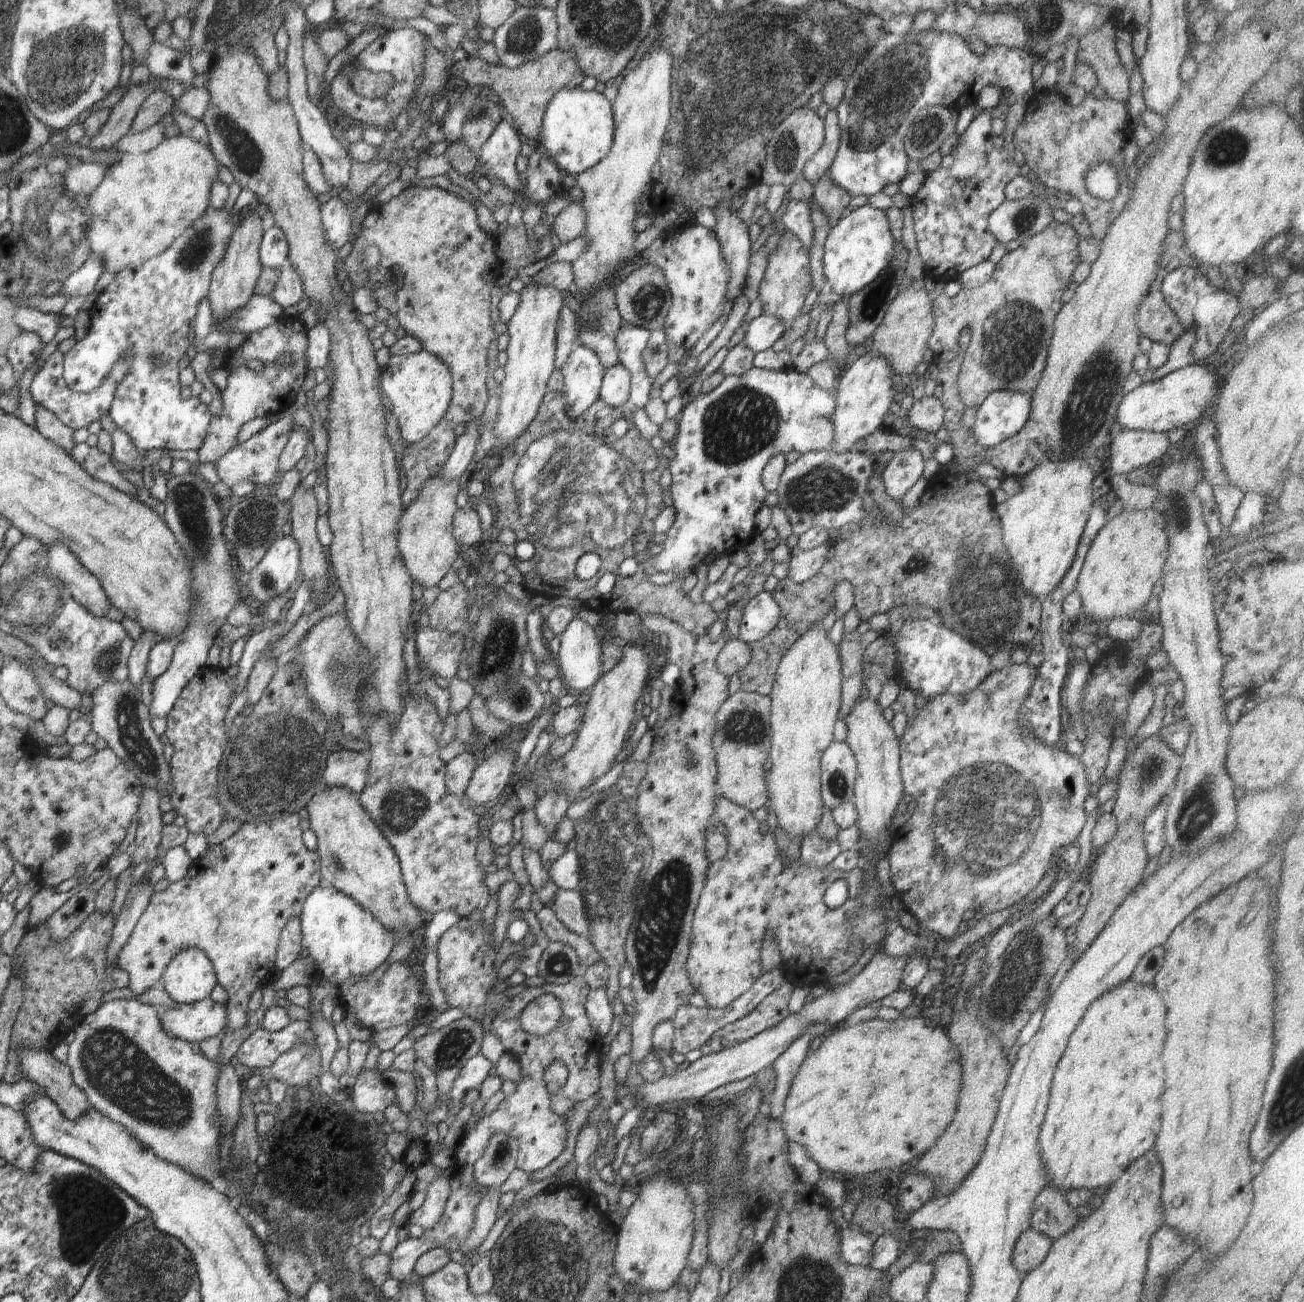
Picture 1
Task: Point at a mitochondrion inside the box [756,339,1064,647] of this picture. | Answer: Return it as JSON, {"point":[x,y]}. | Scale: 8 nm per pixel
{"point":[822,489]}

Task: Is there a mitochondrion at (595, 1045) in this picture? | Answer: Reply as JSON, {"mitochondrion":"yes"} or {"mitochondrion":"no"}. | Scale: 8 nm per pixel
{"mitochondrion":"no"}

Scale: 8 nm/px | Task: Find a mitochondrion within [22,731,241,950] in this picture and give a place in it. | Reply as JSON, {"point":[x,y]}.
{"point":[62,841]}

